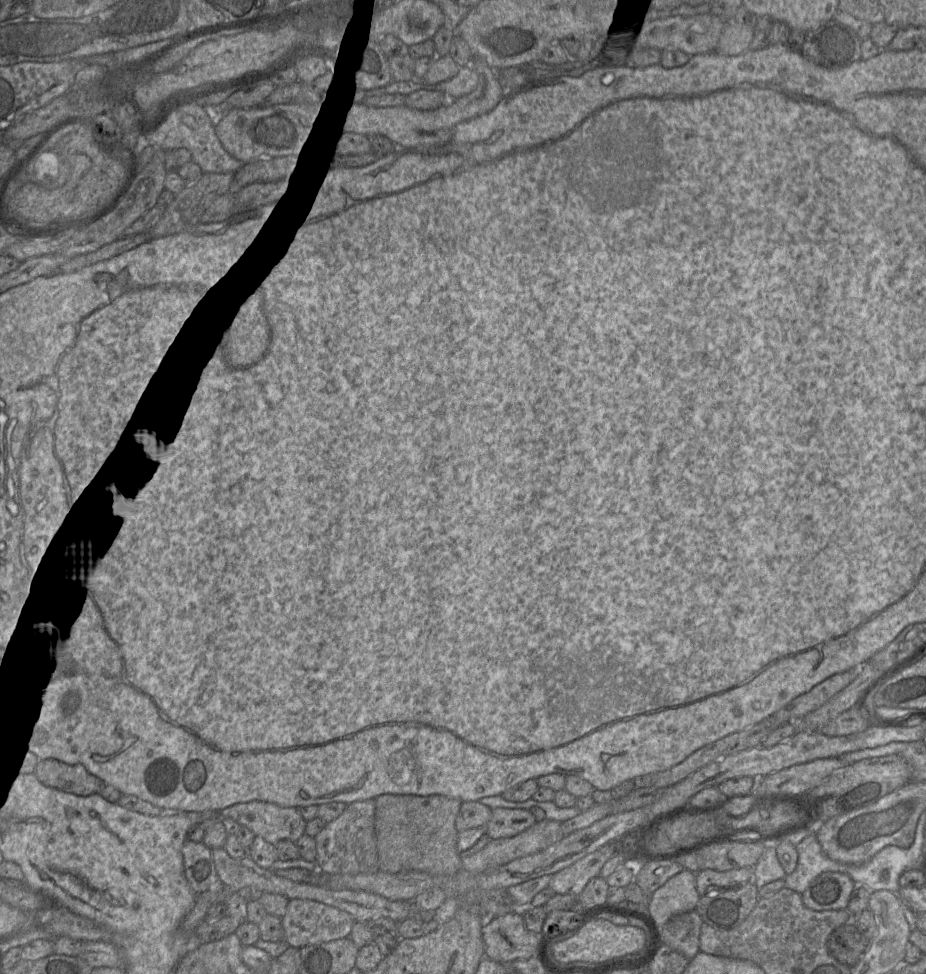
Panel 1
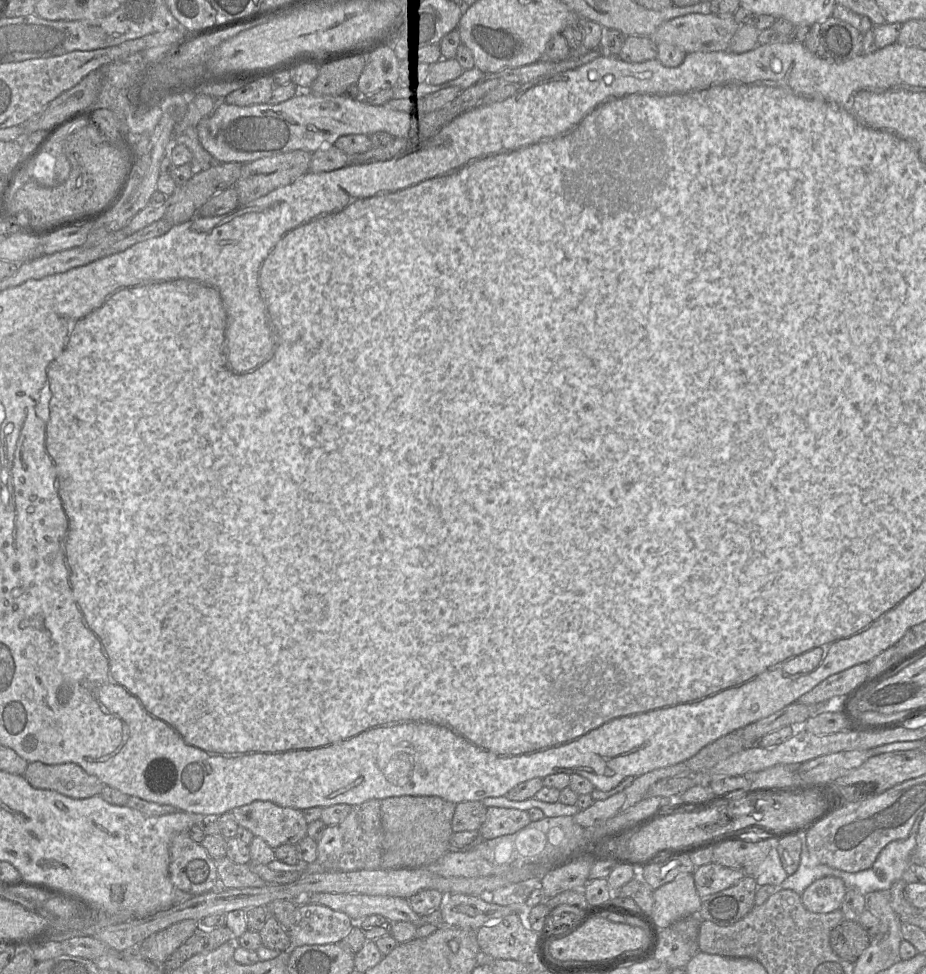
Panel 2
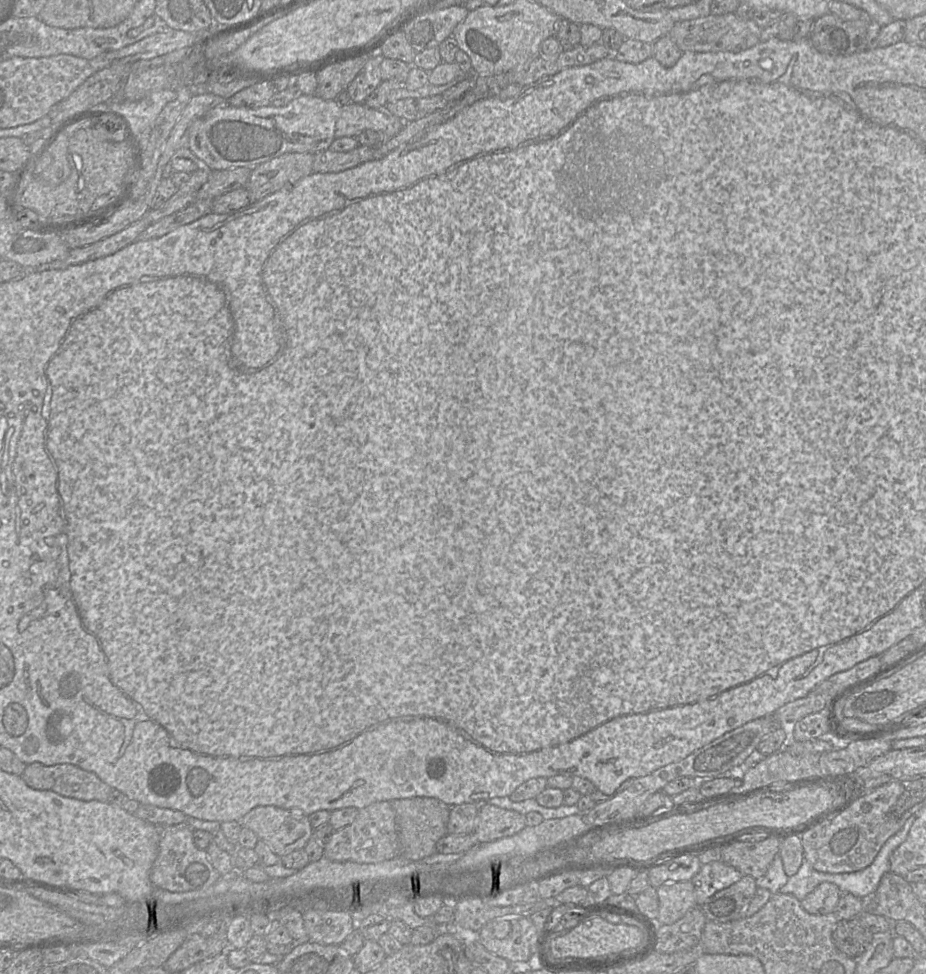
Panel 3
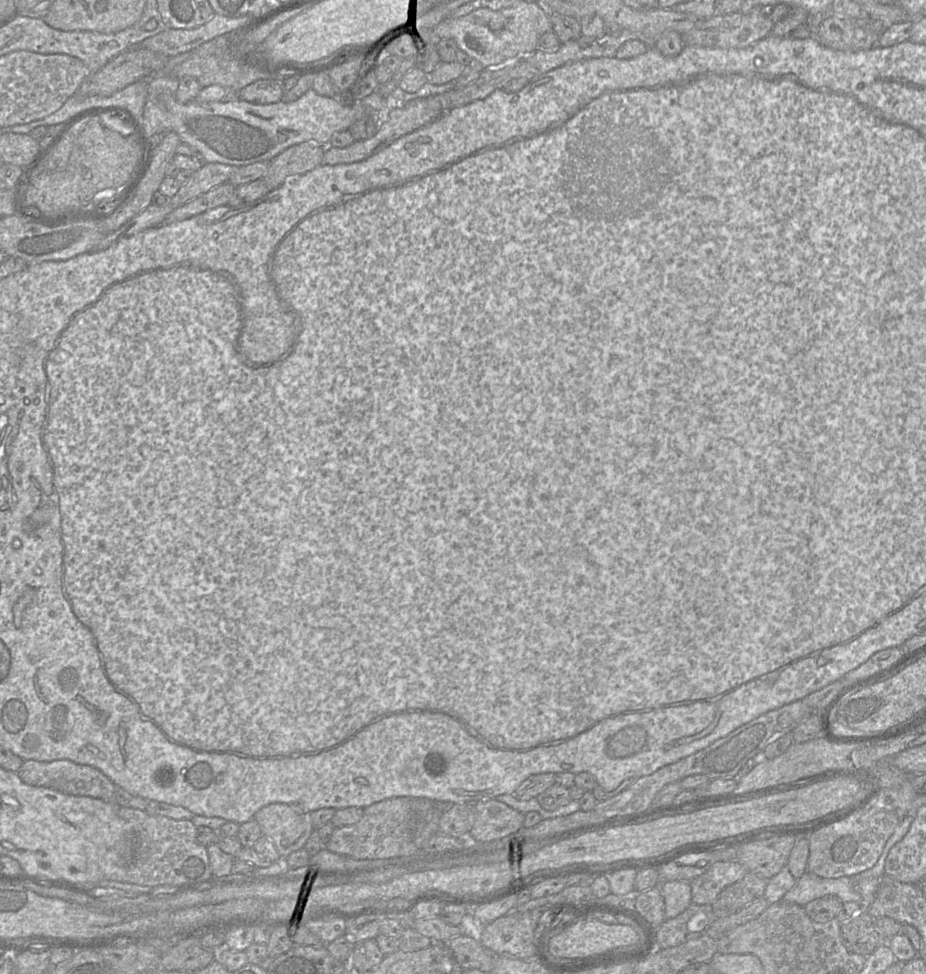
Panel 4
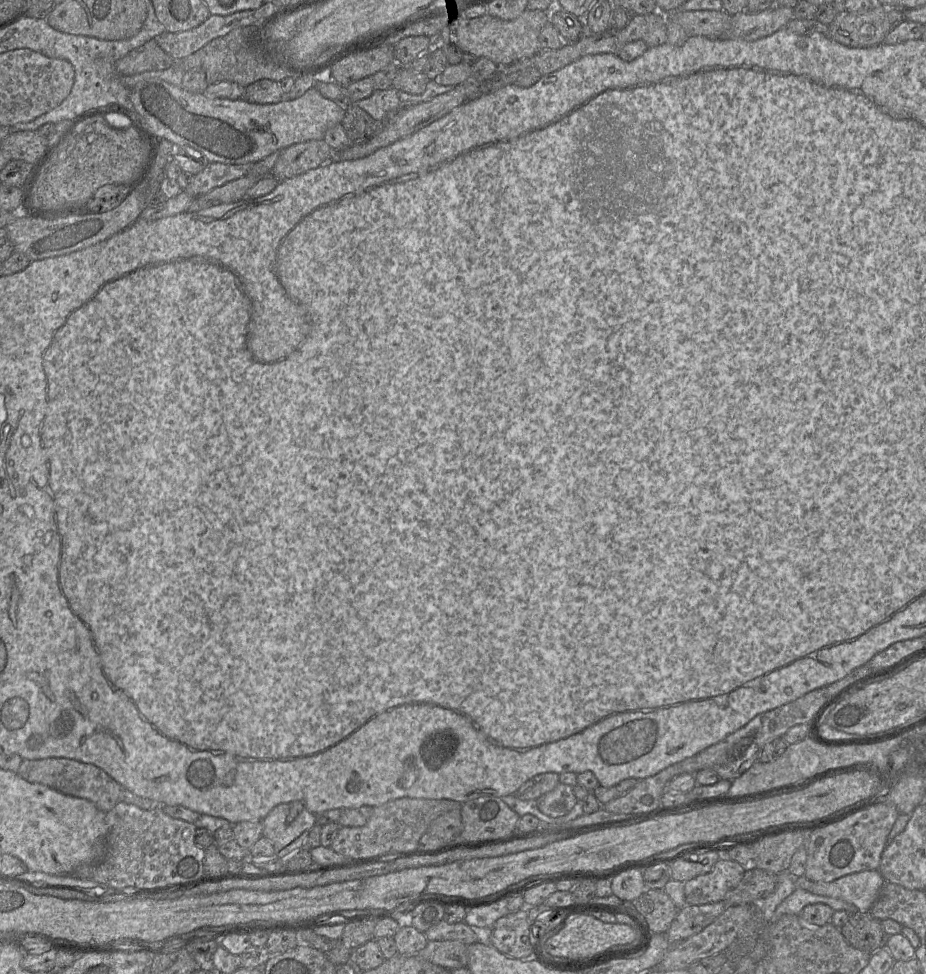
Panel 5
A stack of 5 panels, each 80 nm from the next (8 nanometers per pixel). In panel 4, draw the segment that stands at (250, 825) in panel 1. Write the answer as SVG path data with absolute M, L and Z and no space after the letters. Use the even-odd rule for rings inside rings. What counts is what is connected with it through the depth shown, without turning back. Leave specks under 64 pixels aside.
M271 803L253 817L263 835L275 845L281 858L304 847L314 830L311 812L298 804Z

